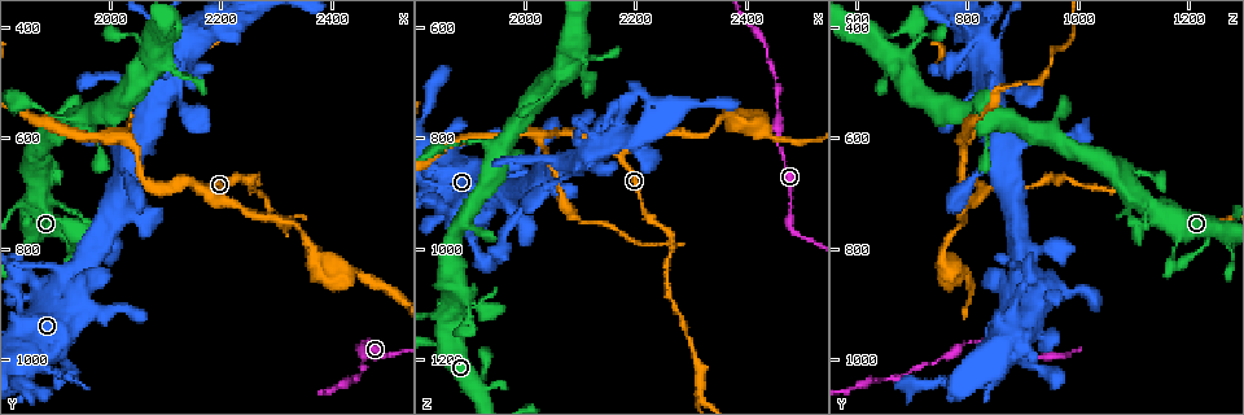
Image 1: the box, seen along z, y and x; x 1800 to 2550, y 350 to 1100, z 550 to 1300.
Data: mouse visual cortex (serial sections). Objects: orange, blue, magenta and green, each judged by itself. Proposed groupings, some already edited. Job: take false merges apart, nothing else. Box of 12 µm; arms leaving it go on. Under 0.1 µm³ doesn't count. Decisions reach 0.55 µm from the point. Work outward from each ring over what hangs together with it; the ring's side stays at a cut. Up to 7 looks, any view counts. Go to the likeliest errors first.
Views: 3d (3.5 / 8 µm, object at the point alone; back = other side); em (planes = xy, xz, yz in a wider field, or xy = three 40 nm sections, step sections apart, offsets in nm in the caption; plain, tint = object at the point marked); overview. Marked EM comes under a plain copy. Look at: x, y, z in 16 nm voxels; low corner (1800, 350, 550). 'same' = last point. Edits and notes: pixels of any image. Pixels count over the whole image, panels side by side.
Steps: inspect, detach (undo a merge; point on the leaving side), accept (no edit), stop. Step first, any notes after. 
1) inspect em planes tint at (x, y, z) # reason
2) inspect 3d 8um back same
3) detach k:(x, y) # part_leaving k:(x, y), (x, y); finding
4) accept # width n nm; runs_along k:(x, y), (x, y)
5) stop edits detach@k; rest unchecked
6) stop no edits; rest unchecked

inspect 3d 3.5um at (2030, 600, 795) # branch point

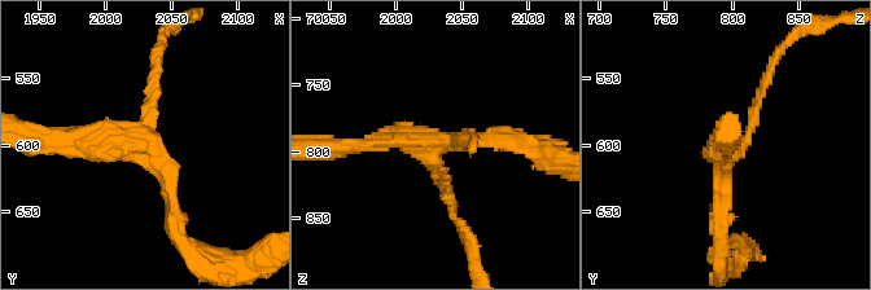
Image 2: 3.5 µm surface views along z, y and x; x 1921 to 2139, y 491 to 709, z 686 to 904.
inspect em xy step 3 tint at (2026, 600, 800) # arms 3; arm_widths 100, 200, 250 nm

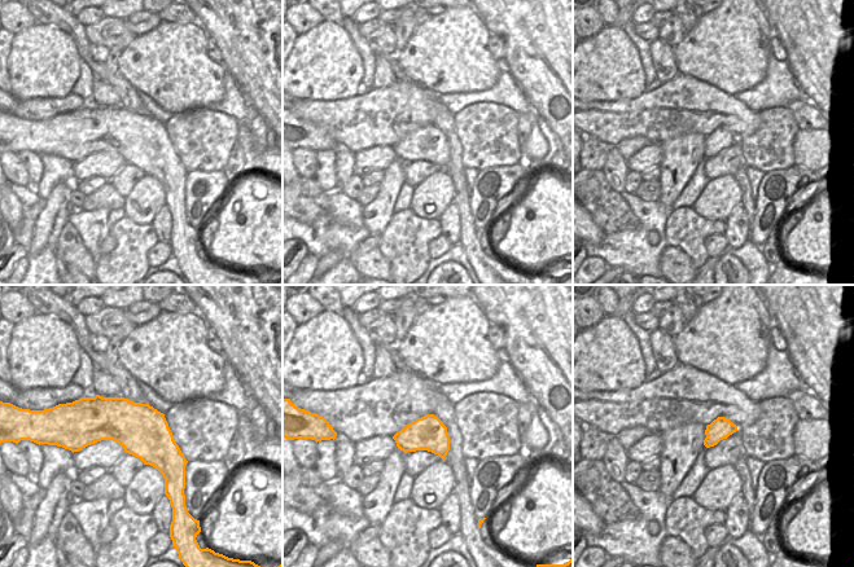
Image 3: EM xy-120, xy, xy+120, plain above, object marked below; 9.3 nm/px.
accept # runs_along 2:(176, 220), (140, 145), (60, 141); one cell here

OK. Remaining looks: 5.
inspect 3d 3.5um at (2065, 510, 860) # sudden change in width

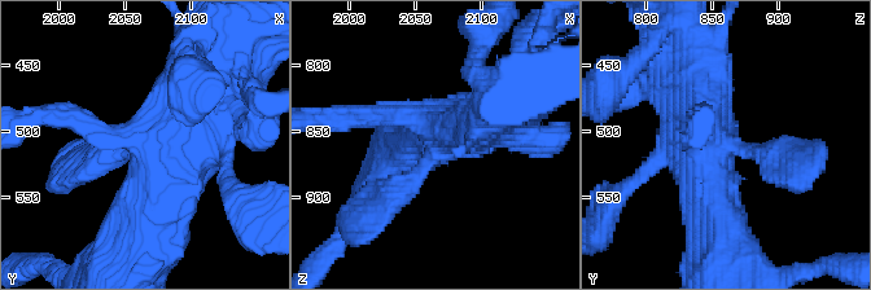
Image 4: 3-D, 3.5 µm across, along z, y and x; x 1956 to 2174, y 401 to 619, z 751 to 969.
inspect em xy step 1 tint at (2066, 512, 860) # shape alone is not enough

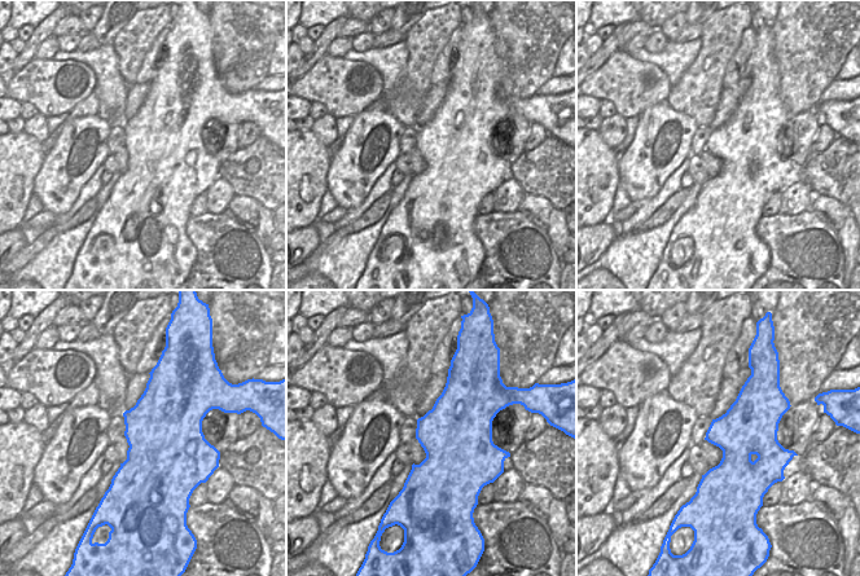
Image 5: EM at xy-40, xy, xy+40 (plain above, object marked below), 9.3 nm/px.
accept # runs_along 4:(149, 220), (161, 141), (220, 74); all the same cell

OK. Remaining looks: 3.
inspect 3d 3.5um at (1880, 720, 1095) # sharp bend

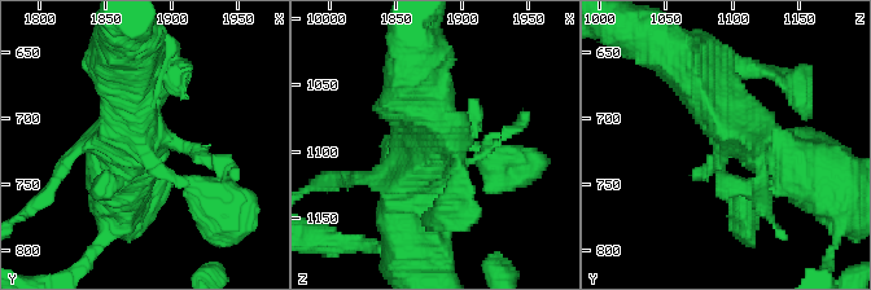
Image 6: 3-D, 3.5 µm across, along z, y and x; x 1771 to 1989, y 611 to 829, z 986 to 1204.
inspect em xy step 2 tint at (1882, 722, 1094)

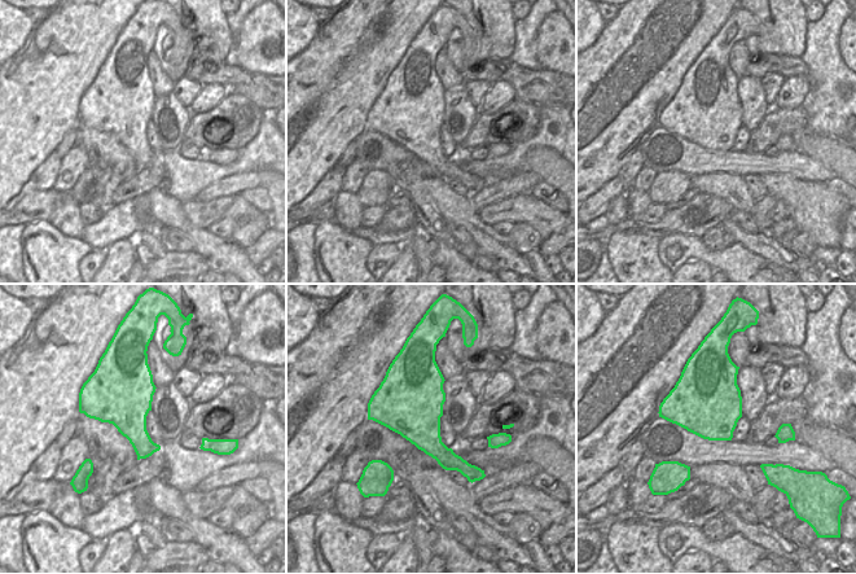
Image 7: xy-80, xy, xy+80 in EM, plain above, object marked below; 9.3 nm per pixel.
inspect em xy step 1 tint same

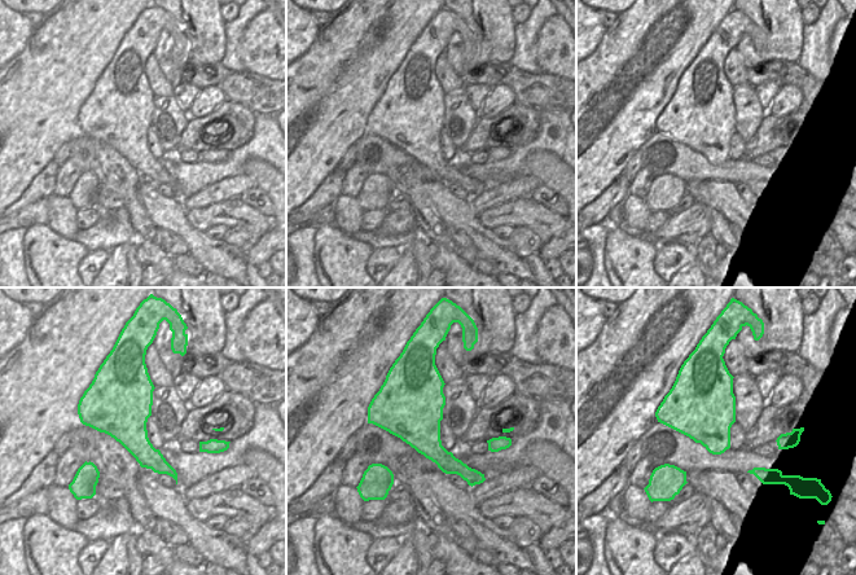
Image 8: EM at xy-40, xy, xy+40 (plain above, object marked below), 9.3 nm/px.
accept # runs_along 6:(810, 174), (730, 126), (681, 62); one cell here

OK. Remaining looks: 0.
stop no edits; rest unchecked

